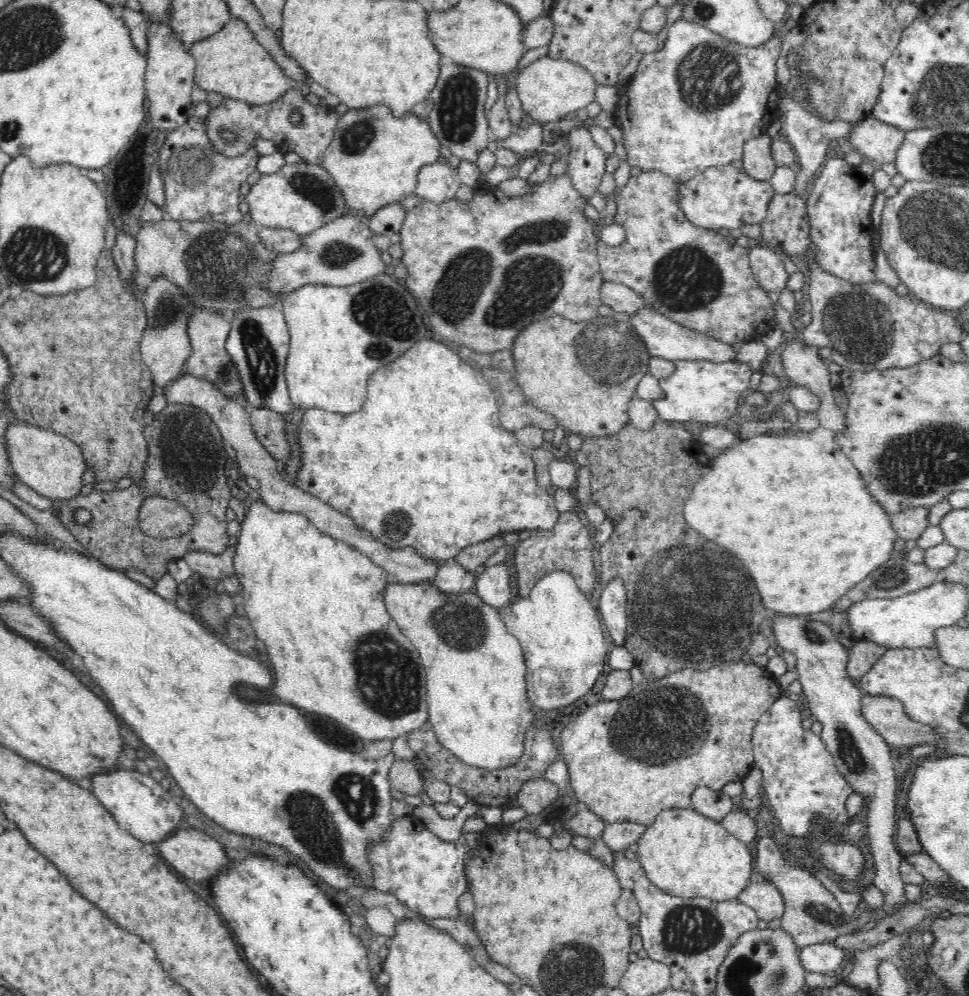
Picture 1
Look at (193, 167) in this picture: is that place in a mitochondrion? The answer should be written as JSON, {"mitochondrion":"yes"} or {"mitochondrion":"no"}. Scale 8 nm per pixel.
{"mitochondrion":"yes"}

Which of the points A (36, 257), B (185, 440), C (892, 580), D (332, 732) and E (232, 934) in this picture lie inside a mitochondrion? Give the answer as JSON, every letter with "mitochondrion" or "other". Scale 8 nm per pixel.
{"A":"mitochondrion","B":"mitochondrion","C":"mitochondrion","D":"mitochondrion","E":"other"}

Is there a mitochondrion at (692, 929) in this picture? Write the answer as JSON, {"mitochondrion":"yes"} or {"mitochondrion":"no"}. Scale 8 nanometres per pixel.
{"mitochondrion":"yes"}

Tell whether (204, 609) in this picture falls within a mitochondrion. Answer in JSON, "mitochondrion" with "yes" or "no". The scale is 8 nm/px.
{"mitochondrion":"yes"}

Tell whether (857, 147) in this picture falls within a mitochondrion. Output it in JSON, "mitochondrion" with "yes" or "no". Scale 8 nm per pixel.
{"mitochondrion":"no"}

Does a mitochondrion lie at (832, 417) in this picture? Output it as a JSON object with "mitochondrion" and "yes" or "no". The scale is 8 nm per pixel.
{"mitochondrion":"no"}

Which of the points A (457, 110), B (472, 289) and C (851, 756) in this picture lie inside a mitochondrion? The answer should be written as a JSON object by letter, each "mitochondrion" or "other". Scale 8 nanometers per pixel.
{"A":"mitochondrion","B":"mitochondrion","C":"mitochondrion"}

